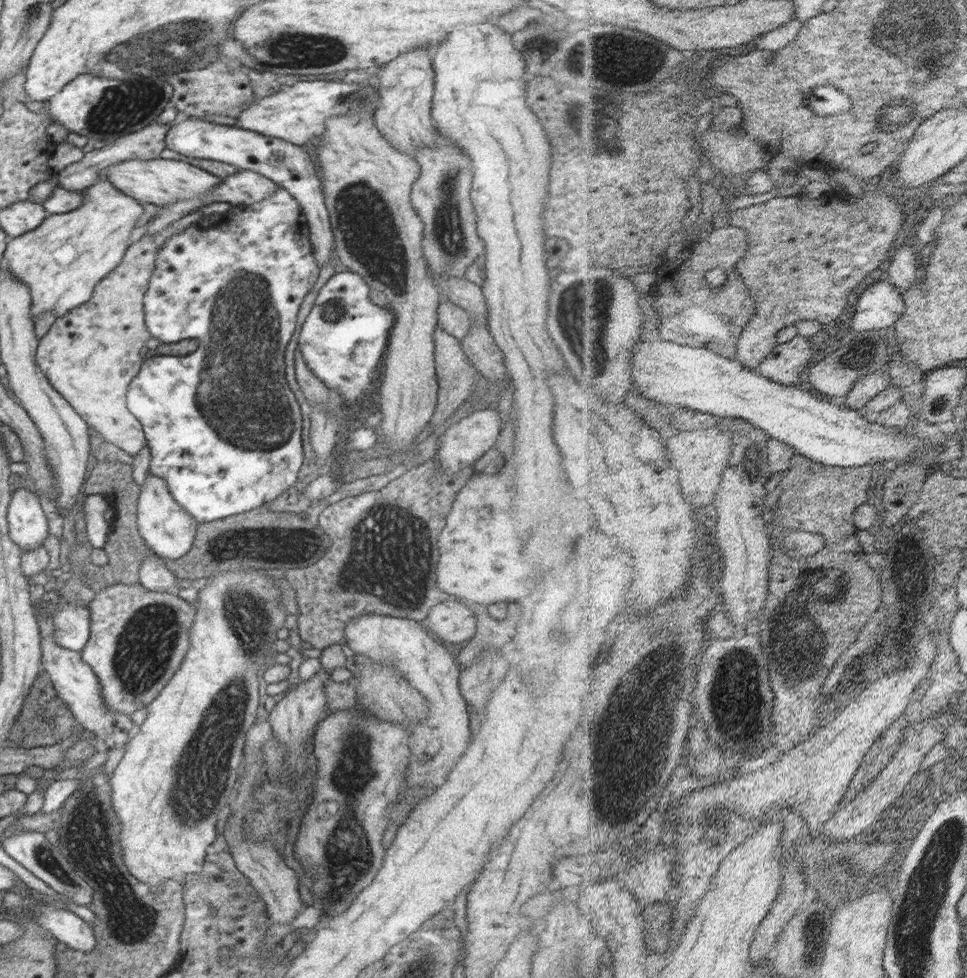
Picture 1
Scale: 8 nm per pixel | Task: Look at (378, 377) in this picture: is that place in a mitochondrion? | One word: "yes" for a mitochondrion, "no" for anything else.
no

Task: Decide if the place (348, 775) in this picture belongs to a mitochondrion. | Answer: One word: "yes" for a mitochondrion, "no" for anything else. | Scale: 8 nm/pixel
yes

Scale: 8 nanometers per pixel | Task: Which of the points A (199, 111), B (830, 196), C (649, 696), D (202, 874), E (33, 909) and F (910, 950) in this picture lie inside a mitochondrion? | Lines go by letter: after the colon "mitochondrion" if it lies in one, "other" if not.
A: other
B: other
C: mitochondrion
D: other
E: other
F: mitochondrion

